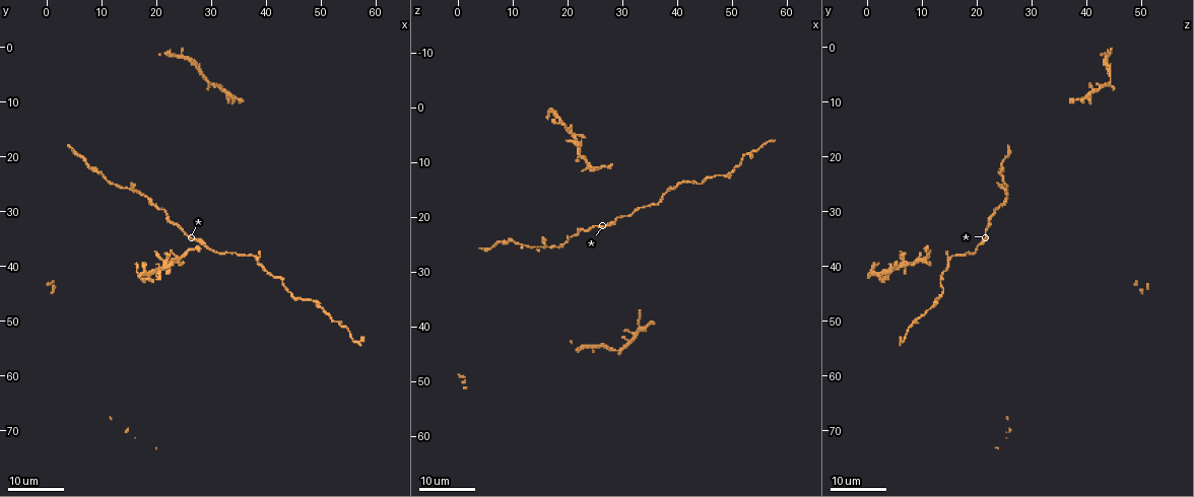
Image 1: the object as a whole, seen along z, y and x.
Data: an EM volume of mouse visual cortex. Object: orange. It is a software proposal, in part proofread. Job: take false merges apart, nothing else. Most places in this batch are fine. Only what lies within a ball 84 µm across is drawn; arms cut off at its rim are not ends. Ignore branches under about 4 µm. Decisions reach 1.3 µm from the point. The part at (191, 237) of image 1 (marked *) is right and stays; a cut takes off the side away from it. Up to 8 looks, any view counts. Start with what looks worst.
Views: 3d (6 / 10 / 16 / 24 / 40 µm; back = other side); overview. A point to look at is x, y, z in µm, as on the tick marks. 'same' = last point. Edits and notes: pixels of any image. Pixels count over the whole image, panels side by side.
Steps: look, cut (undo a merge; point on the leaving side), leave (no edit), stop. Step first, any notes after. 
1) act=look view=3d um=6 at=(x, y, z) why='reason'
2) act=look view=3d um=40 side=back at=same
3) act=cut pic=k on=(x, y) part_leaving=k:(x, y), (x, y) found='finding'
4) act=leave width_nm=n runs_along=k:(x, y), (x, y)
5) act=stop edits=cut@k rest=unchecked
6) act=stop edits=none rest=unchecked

act=look view=3d um=24 at=(23.5, 39.0, 10.5) why='branch point'

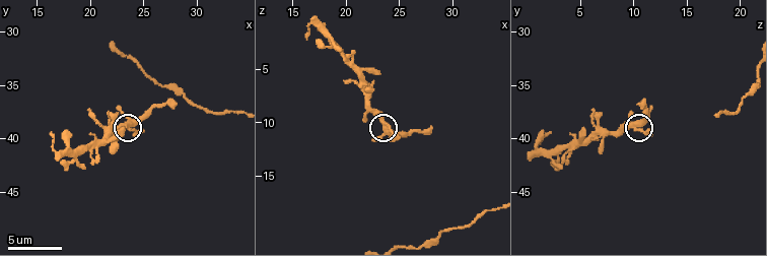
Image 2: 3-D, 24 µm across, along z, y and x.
act=look view=3d um=6 at=(24.0, 39.2, 10.6)

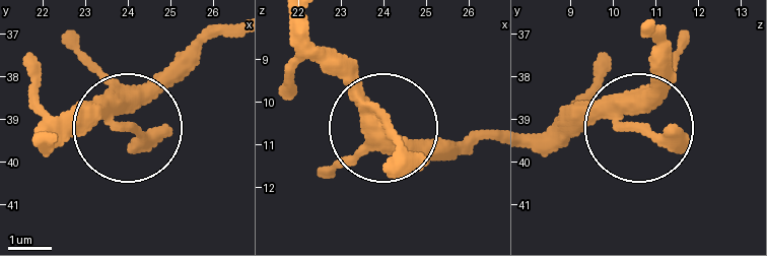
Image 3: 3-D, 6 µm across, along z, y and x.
act=leave width_nm=280 found='one neuron here'

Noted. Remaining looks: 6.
act=look view=3d um=24 at=(15.0, 26.0, 25.5) why='two arms in line, one across'

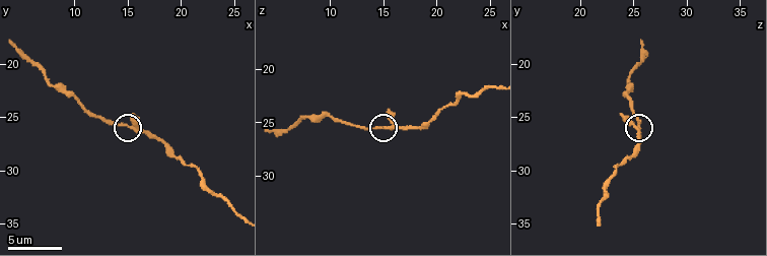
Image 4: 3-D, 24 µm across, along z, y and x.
act=look view=3d um=10 at=(15.4, 26.0, 25.4)

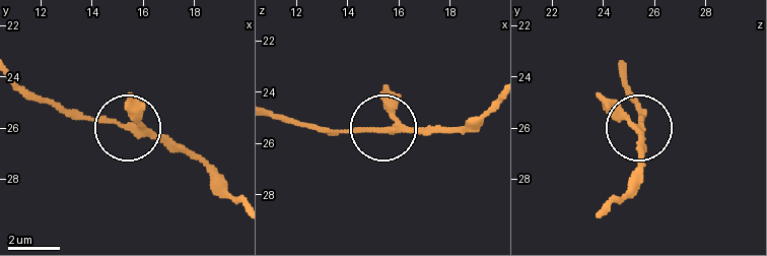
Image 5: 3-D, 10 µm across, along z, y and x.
act=leave width_nm=200 runs_along=5:(493, 104), (454, 129), (319, 129) found='all the same neuron'

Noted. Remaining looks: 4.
act=look view=3d um=16 at=(33.5, 9.0, 40.0)

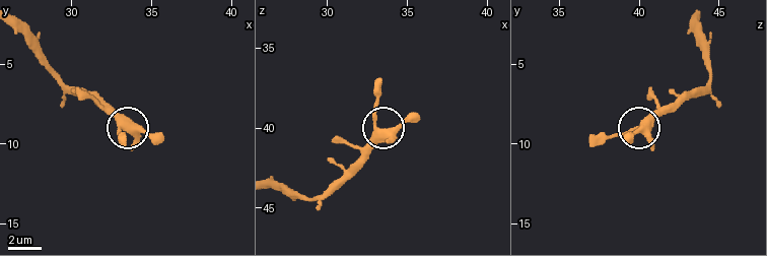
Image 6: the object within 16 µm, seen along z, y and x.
act=look view=3d um=6 at=(33.1, 8.9, 40.3) why='zoom in'

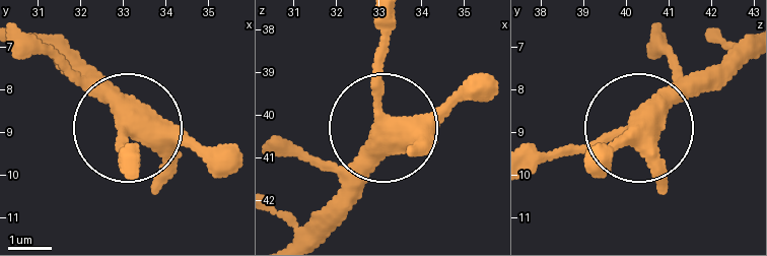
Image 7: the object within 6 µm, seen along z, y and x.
act=leave arms=3 found='one neuron here'

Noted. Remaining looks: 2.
act=look view=3d um=24 at=(46.5, 45.5, 12.5) why='thick turns thin'

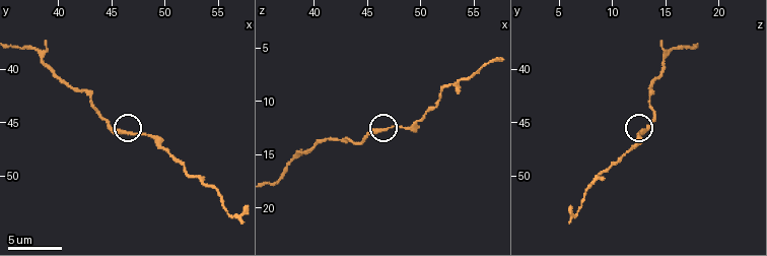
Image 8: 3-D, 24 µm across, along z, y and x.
act=look view=3d um=10 at=(46.4, 45.8, 12.6) why='zoom in'

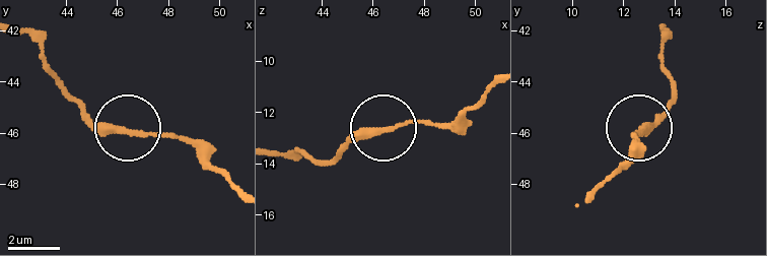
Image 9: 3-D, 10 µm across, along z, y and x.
act=leave width_nm=260 runs_along=9:(21, 28), (47, 72), (99, 123), (152, 138), (202, 138) found='all the same neuron'

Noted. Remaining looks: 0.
act=stop edits=none rest=unchecked

